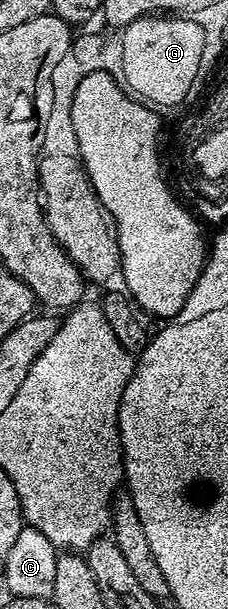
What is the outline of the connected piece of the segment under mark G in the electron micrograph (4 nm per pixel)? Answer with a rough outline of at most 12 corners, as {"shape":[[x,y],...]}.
{"shape":[[138,21],[125,81],[180,106],[202,49],[195,24]]}

